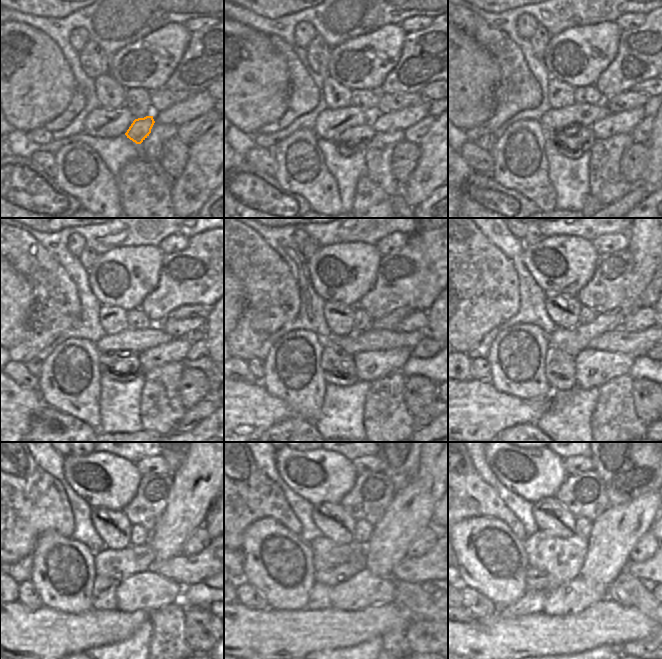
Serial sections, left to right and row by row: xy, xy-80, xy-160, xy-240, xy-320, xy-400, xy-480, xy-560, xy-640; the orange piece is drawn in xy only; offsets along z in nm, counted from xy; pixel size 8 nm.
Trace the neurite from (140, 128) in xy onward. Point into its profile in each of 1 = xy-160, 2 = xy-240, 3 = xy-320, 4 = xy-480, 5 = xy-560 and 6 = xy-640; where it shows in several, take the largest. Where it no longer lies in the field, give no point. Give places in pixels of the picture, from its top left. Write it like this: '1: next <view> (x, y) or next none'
1: next xy-160 (574, 141)
2: next xy-240 (123, 366)
3: next xy-320 (338, 367)
4: next xy-480 (104, 589)
5: next xy-560 (319, 599)
6: next xy-640 (533, 601)

